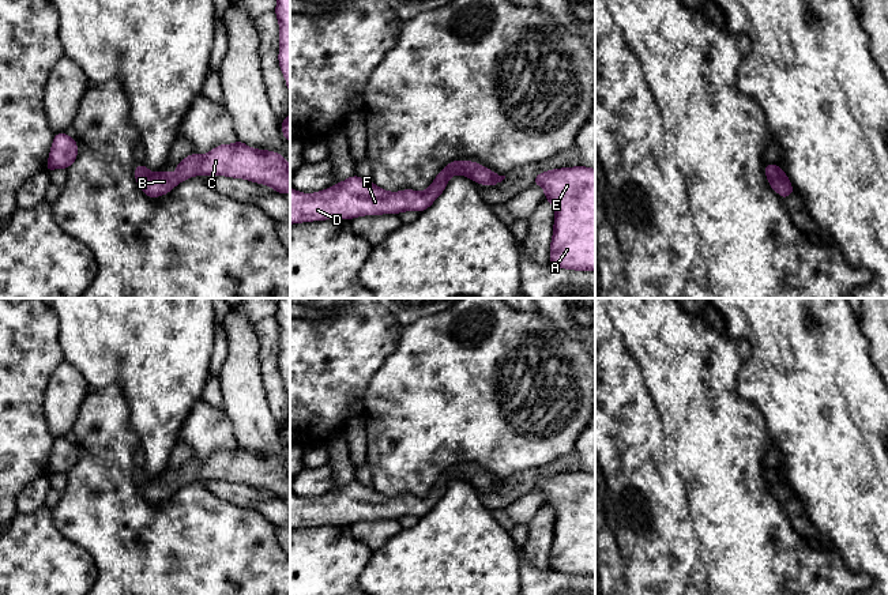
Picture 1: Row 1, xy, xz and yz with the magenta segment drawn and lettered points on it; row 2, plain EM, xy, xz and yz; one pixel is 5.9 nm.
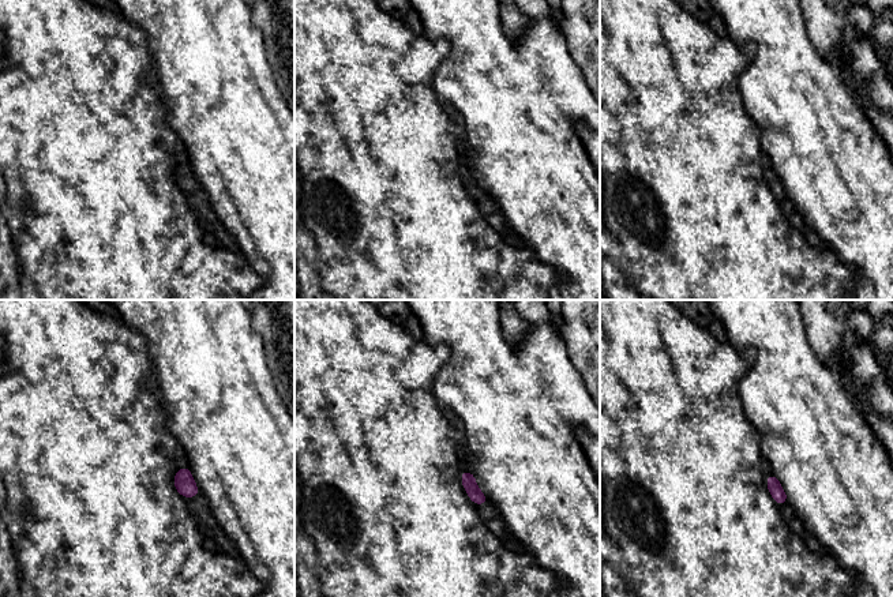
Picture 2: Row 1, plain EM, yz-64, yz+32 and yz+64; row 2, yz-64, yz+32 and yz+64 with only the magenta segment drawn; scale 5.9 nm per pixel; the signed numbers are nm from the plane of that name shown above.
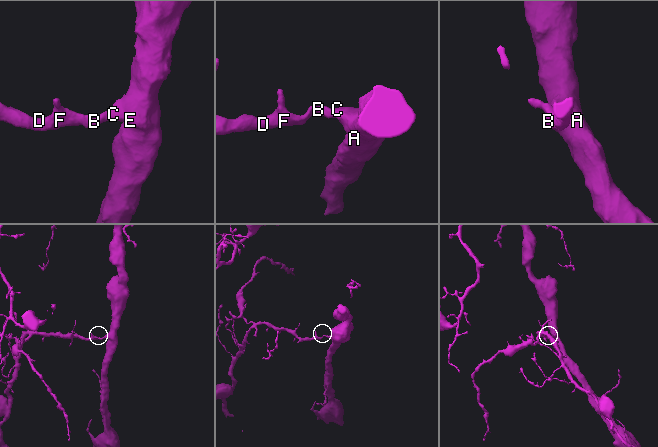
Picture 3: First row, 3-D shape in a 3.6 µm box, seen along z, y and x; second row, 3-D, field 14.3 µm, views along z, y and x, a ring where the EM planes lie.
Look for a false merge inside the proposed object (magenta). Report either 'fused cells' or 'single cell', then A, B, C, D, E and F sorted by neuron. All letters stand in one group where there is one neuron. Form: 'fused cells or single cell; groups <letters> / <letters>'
single cell; groups A B C D E F

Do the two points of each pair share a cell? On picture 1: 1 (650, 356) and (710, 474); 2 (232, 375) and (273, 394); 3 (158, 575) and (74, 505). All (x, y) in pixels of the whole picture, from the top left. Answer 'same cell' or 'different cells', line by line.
1: same cell
2: different cells
3: same cell

